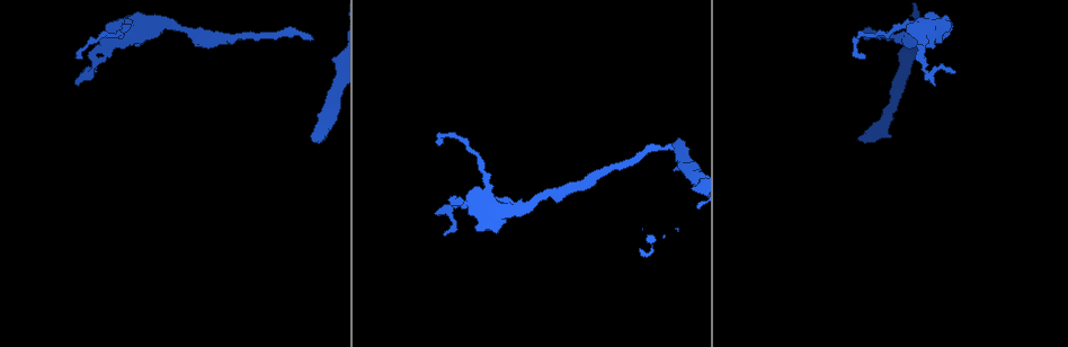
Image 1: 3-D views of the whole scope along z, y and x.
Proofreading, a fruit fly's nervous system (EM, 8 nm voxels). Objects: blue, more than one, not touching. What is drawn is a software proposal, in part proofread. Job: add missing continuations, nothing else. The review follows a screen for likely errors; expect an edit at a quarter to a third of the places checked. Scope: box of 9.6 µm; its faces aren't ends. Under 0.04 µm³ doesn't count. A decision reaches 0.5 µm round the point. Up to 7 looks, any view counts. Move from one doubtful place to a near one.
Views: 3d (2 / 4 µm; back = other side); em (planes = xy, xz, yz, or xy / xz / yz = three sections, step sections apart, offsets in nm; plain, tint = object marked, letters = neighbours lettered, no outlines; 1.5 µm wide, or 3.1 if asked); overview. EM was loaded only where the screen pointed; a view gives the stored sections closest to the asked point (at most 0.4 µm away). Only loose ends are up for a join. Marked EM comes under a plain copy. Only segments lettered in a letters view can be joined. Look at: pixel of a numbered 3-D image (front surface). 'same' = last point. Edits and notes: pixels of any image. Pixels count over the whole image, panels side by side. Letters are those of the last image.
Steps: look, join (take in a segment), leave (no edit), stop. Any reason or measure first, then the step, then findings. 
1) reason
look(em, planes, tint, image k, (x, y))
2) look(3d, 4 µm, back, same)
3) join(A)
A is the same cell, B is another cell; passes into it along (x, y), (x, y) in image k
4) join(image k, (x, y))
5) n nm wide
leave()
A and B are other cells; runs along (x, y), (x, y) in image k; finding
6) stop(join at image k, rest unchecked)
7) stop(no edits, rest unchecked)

free end
look(3d, 4 µm, image 1, (934, 83))

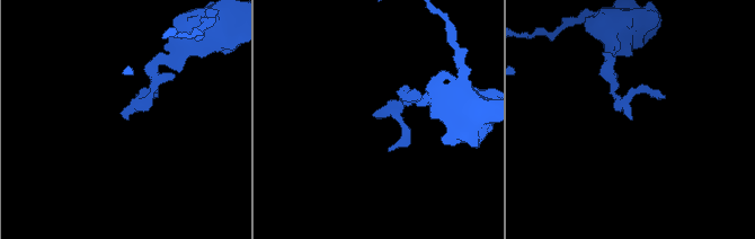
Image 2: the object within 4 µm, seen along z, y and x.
now the EM
look(em, planes, letters, image 2, (631, 116))

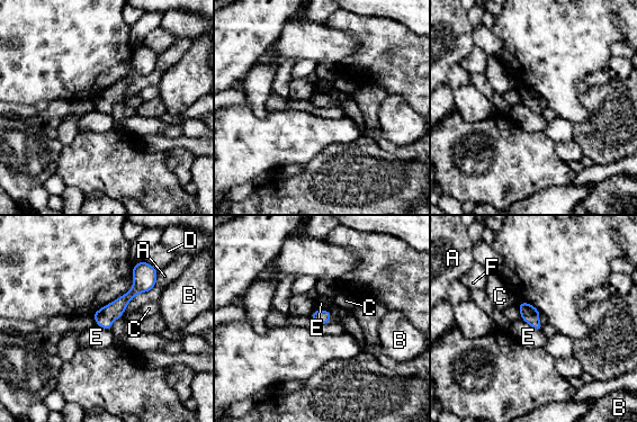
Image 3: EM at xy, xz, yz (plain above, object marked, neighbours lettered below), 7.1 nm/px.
E touches over 180 nm
leave()
A, B, C, D, E and F are other cells; no lettered segment goes on from it

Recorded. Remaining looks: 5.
free end
look(em, yz, step 4, letters, image 1, (677, 137))

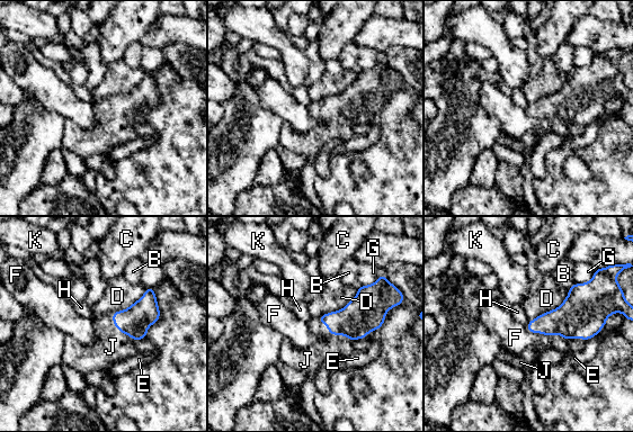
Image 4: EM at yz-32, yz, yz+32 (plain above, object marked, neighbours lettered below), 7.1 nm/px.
join(J)
J is the same cell, B, C, D, E, F, G, H and K are other cells; passes into it along (362, 315), (332, 334), (310, 359) in image 4; it goes on there

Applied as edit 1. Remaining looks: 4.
look(overview)

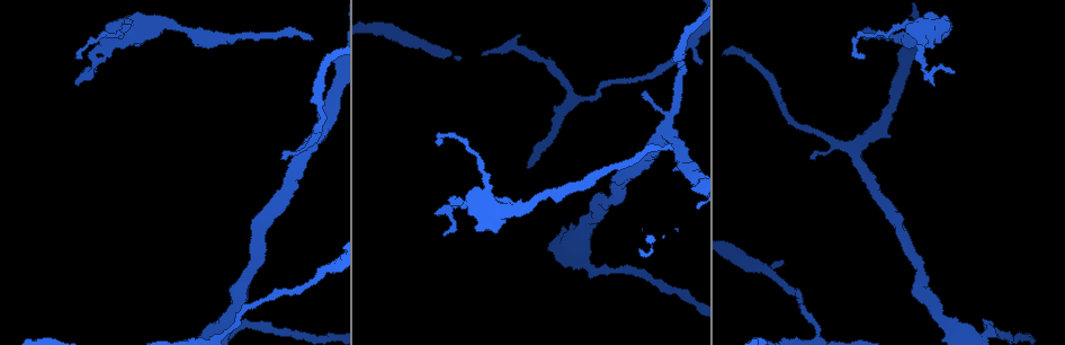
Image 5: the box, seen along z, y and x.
thin end
look(3d, 4 µm, image 5, (313, 38))

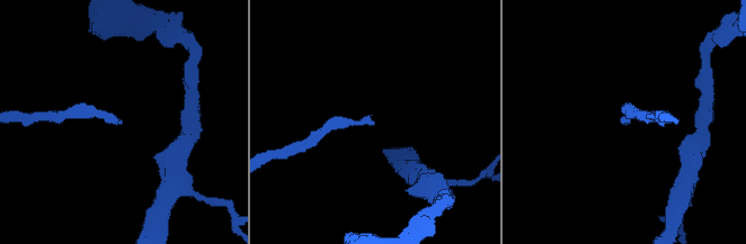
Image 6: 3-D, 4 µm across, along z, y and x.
need the tissue
look(em, planes, letters, image 6, (627, 123))

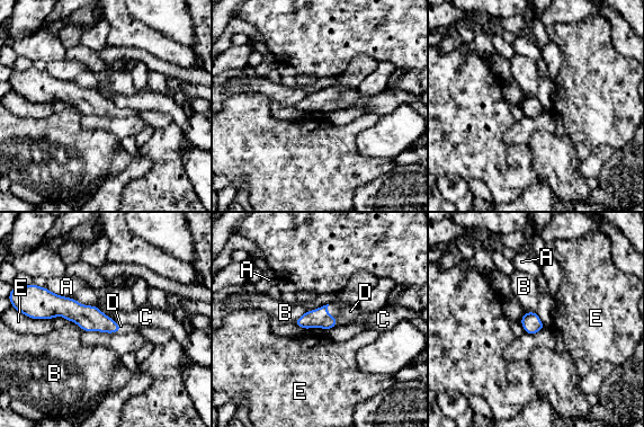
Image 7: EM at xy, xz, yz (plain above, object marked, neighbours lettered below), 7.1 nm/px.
join(D)
D is the same cell, A, B, C and E are other cells; passes into it along (319, 318), (336, 321), (350, 311) in image 7; the cell continues

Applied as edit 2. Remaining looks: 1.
stop(join at image 4, join at image 7, rest unchecked)

